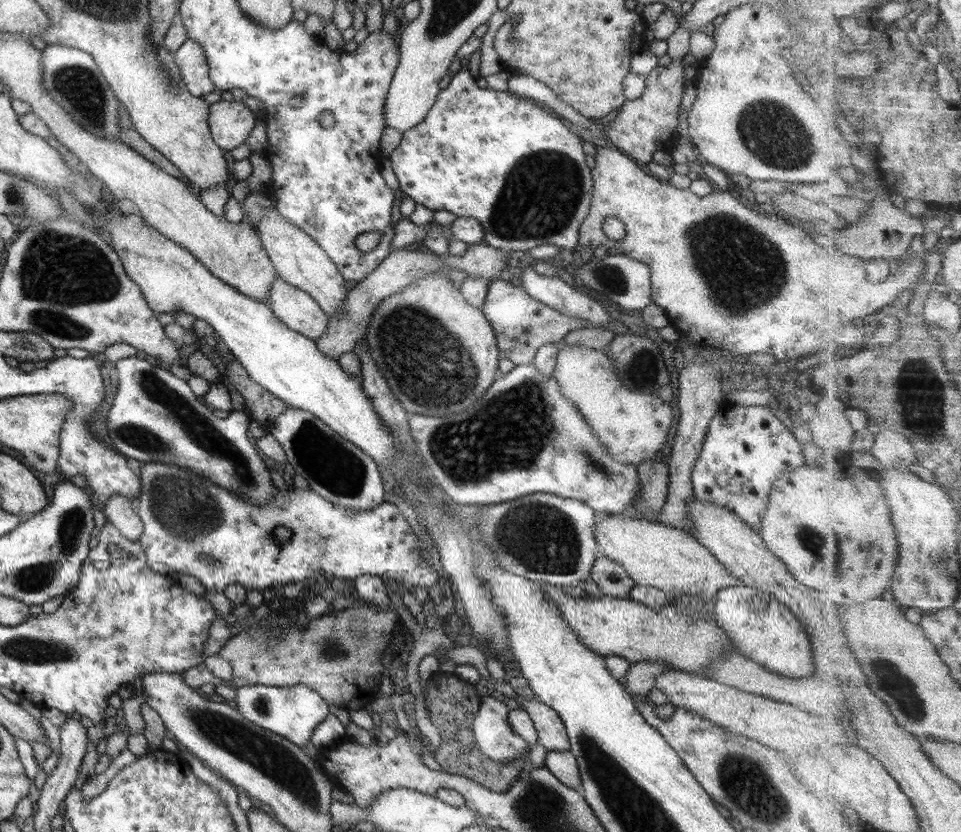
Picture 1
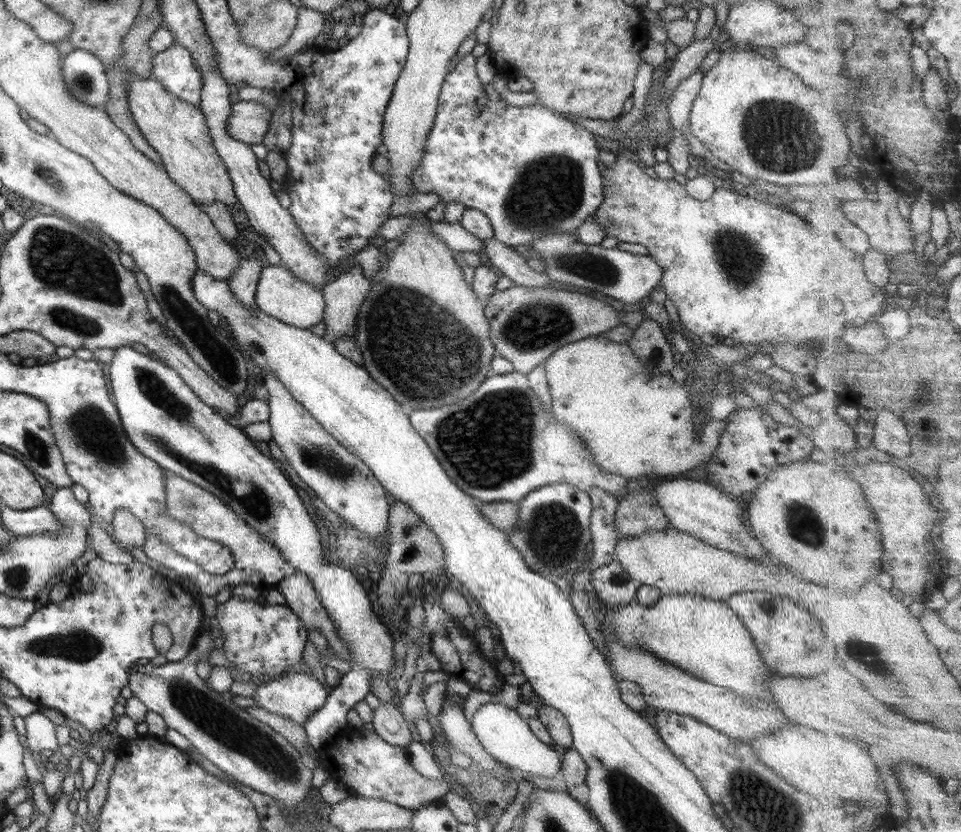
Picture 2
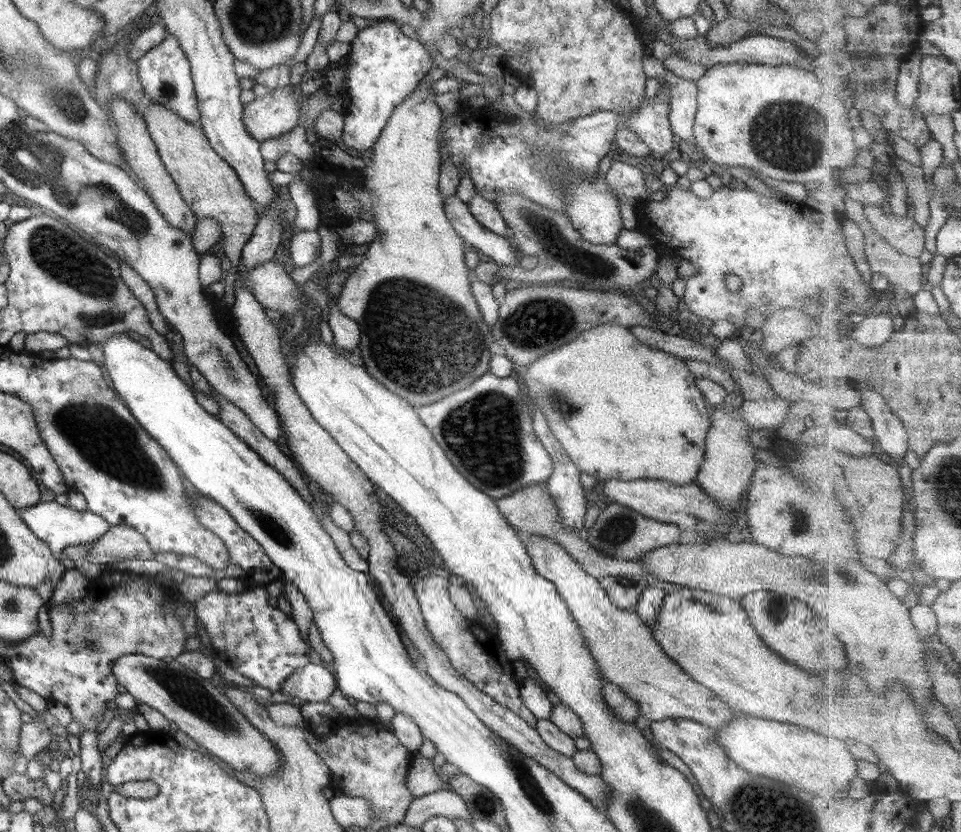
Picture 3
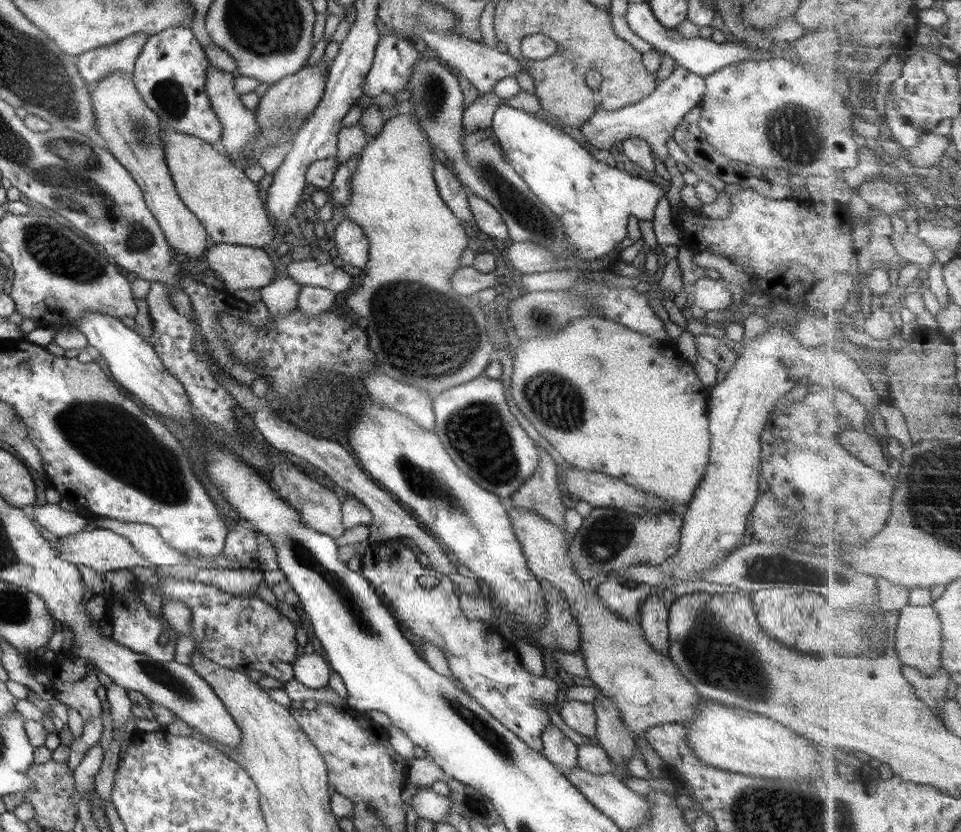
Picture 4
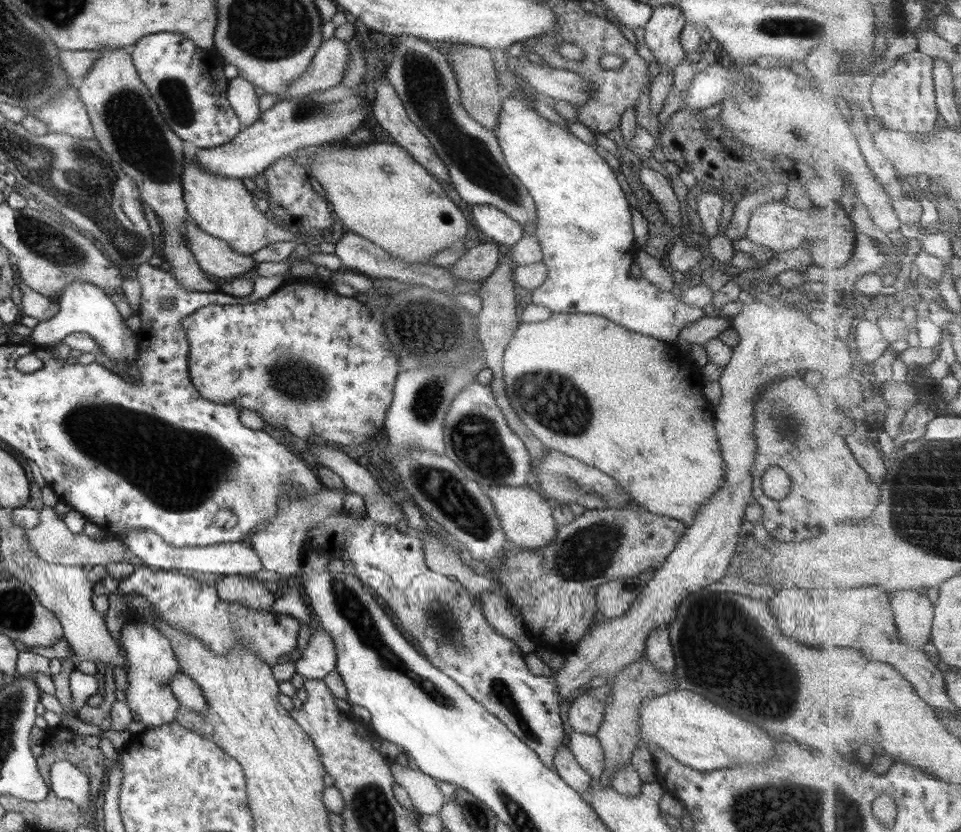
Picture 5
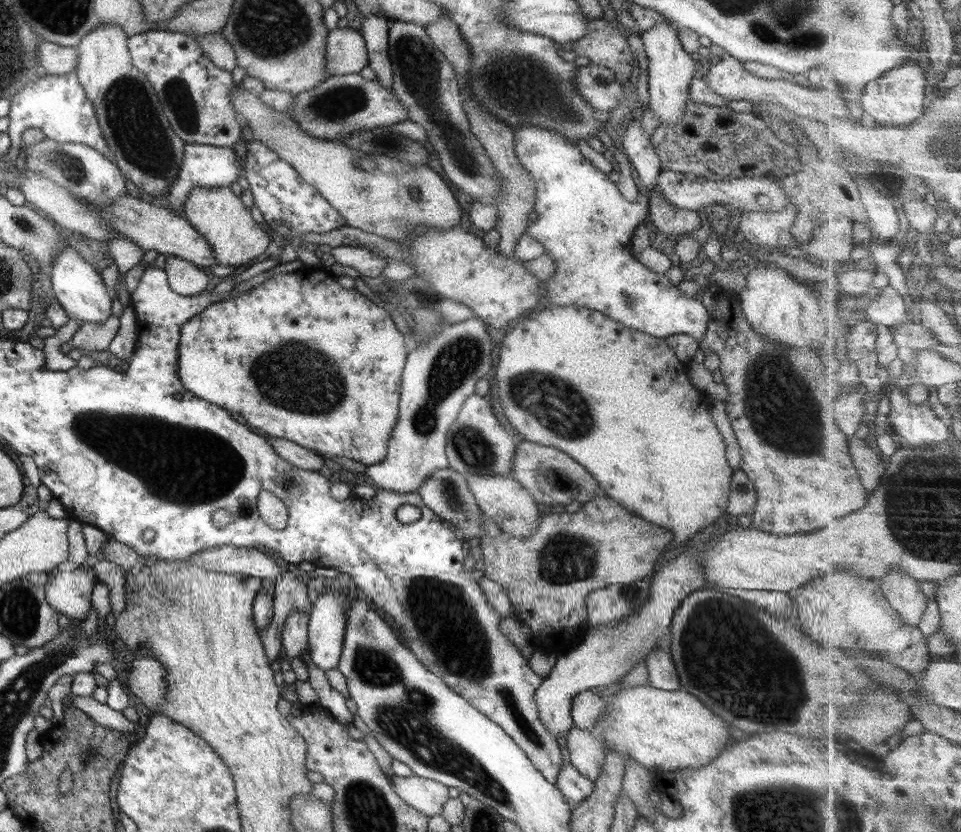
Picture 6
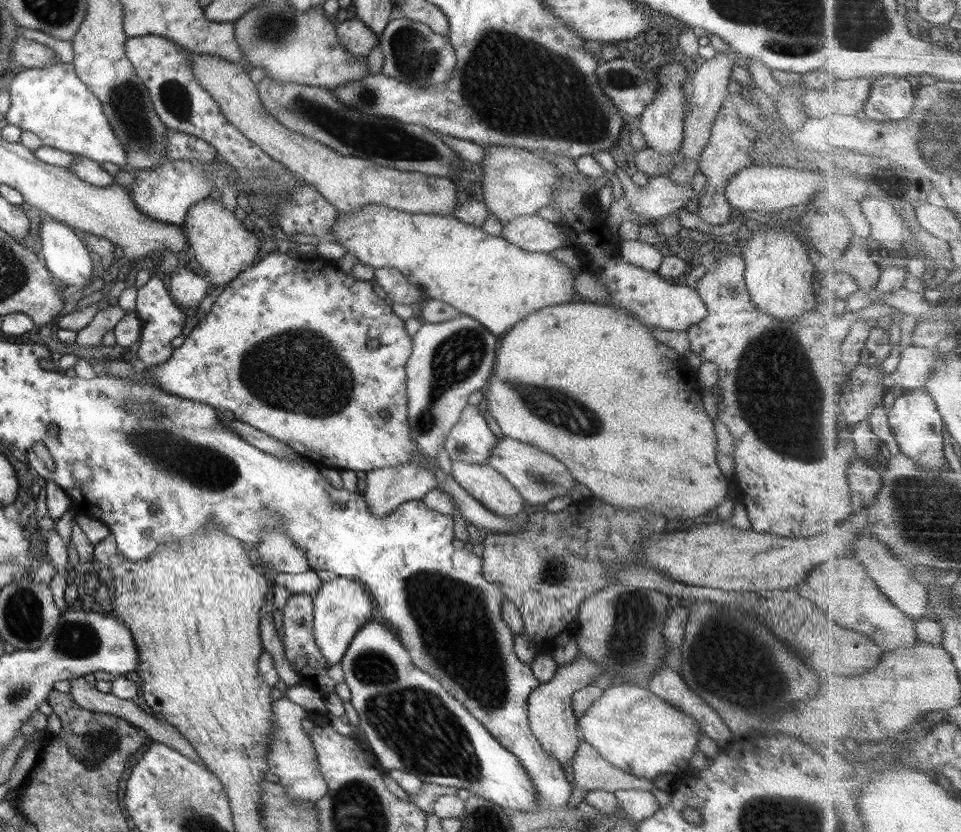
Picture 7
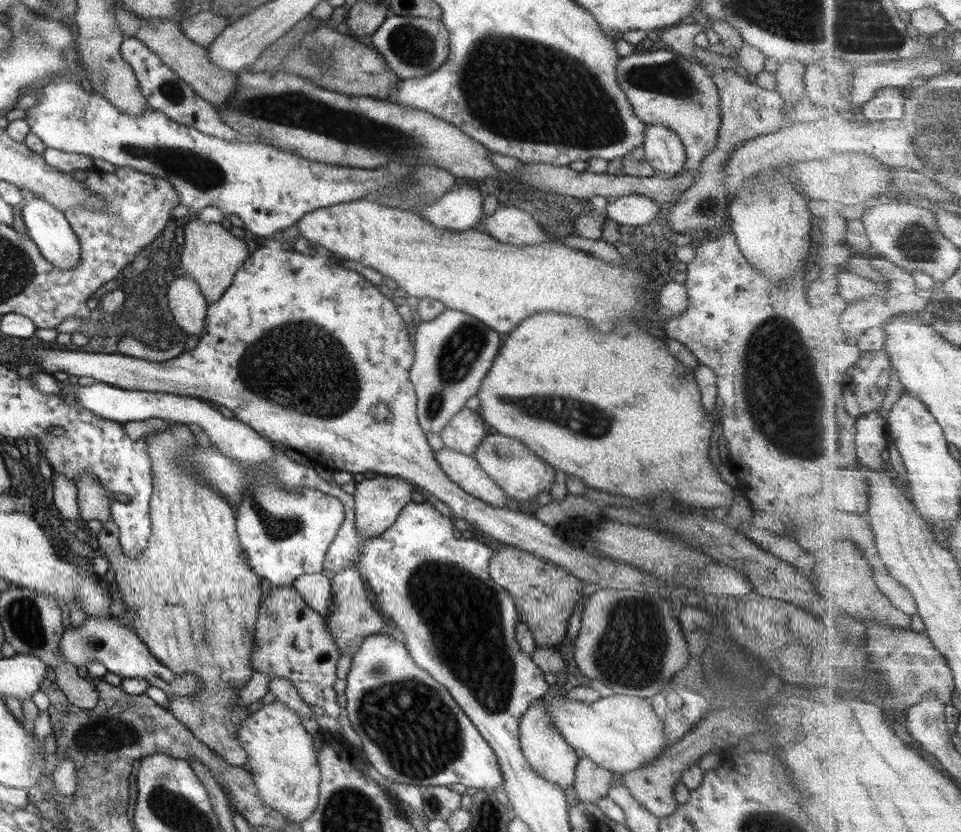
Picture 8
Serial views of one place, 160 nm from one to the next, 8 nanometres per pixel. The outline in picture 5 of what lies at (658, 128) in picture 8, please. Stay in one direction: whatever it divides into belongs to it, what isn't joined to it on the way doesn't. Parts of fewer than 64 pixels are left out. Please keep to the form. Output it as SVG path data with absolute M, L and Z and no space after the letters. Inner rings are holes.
M671 5L652 8L649 23L643 28L643 42L655 57L660 71L673 74L674 66L685 59L685 52L679 43L684 25L685 20L678 8Z

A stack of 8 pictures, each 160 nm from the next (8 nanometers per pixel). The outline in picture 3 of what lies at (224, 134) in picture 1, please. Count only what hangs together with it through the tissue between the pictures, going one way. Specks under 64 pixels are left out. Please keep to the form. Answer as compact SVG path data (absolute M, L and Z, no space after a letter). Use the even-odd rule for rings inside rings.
M288 84L242 106L242 123L253 140L260 143L301 124L304 107L299 110L295 106L296 101L292 98L295 88L299 86Z

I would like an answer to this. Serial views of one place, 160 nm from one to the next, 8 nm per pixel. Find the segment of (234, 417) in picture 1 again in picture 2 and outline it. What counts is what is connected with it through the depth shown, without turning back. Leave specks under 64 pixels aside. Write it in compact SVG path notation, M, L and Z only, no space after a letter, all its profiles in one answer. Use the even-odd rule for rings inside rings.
M120 346L114 349L112 361L109 365L109 384L111 396L115 398L115 408L122 424L125 438L135 450L152 460L163 470L176 474L190 483L196 484L221 500L235 515L243 520L251 530L259 532L268 543L279 550L283 562L299 574L305 574L309 584L326 610L335 628L335 636L345 646L345 652L351 655L354 664L350 671L340 677L333 690L326 696L324 705L314 712L302 726L306 732L307 742L316 752L322 750L330 740L335 740L343 728L349 726L345 714L354 704L363 701L369 692L368 678L371 675L382 676L385 680L388 670L392 667L393 643L385 628L369 605L367 593L361 587L359 578L351 575L347 569L332 566L324 561L325 553L321 551L320 536L317 528L308 516L301 499L295 489L289 484L285 474L270 457L255 449L253 443L244 435L243 430L225 421L215 409L203 404L184 380L171 368L167 368L161 361L151 359L147 355L138 353L129 346Z

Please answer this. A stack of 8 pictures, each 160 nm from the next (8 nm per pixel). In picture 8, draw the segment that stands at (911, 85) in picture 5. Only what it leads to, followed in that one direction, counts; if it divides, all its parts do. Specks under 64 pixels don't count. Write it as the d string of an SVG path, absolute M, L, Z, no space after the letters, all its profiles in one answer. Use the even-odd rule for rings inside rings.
M899 88L880 89L876 96L862 106L862 117L874 120L903 120L907 98Z

